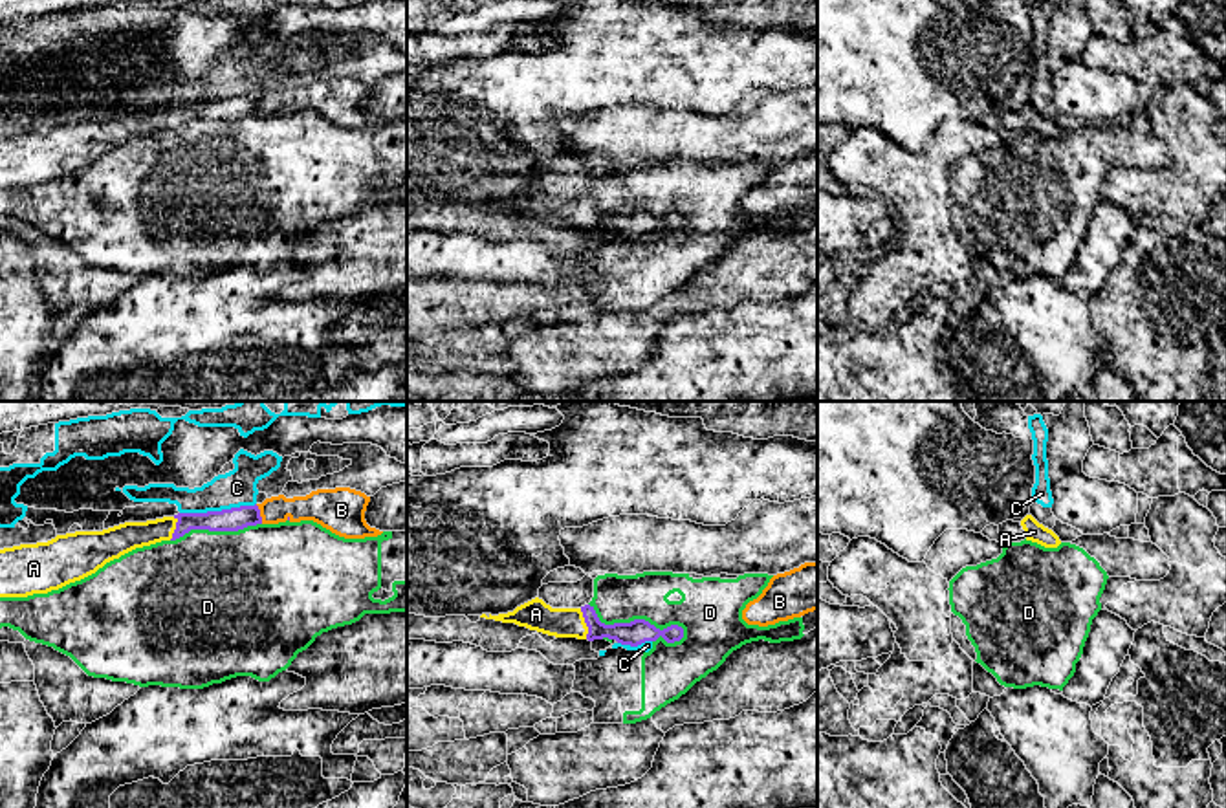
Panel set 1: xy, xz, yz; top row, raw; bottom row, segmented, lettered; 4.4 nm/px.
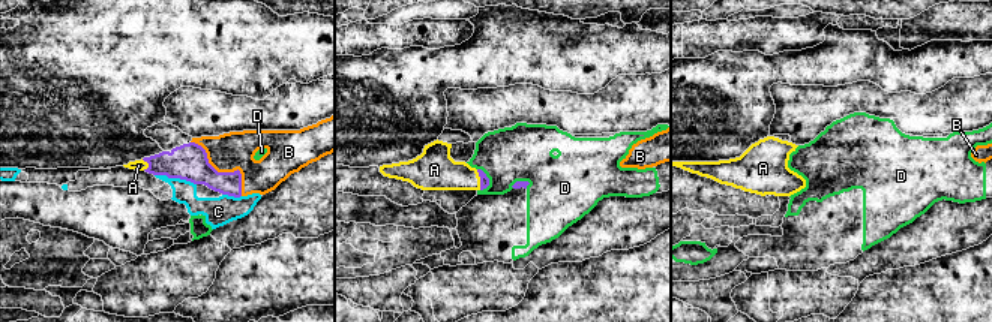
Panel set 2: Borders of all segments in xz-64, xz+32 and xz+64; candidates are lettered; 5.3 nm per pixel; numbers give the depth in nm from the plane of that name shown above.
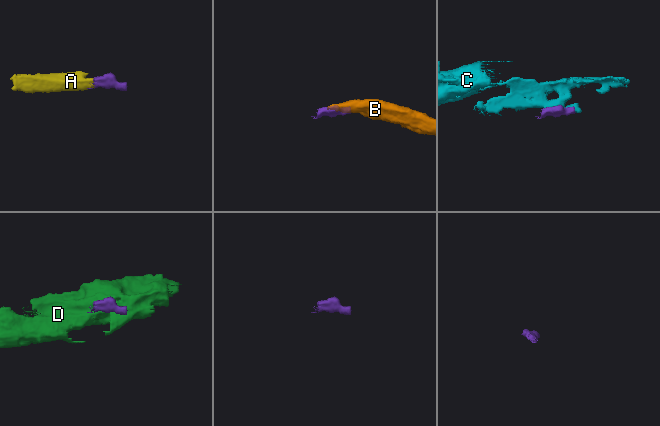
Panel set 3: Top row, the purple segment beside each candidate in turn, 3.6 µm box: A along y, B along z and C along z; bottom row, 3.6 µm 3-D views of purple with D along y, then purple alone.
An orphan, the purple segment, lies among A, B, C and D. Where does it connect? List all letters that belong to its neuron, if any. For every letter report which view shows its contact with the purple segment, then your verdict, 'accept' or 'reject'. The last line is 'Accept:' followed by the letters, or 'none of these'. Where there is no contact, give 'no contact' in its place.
A: contact in xz; accept
B: contact in xy; accept
C: contact in xy; reject
D: contact in xz; reject
Accept: A, B

